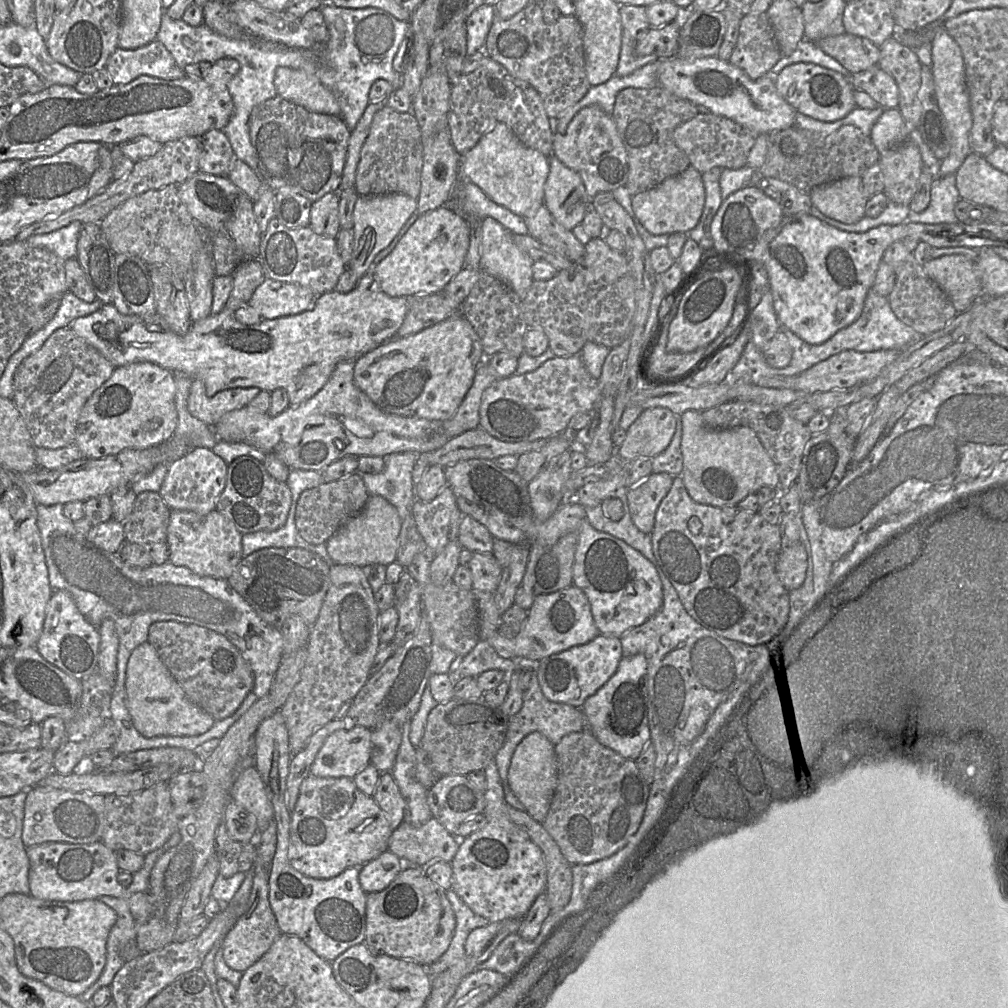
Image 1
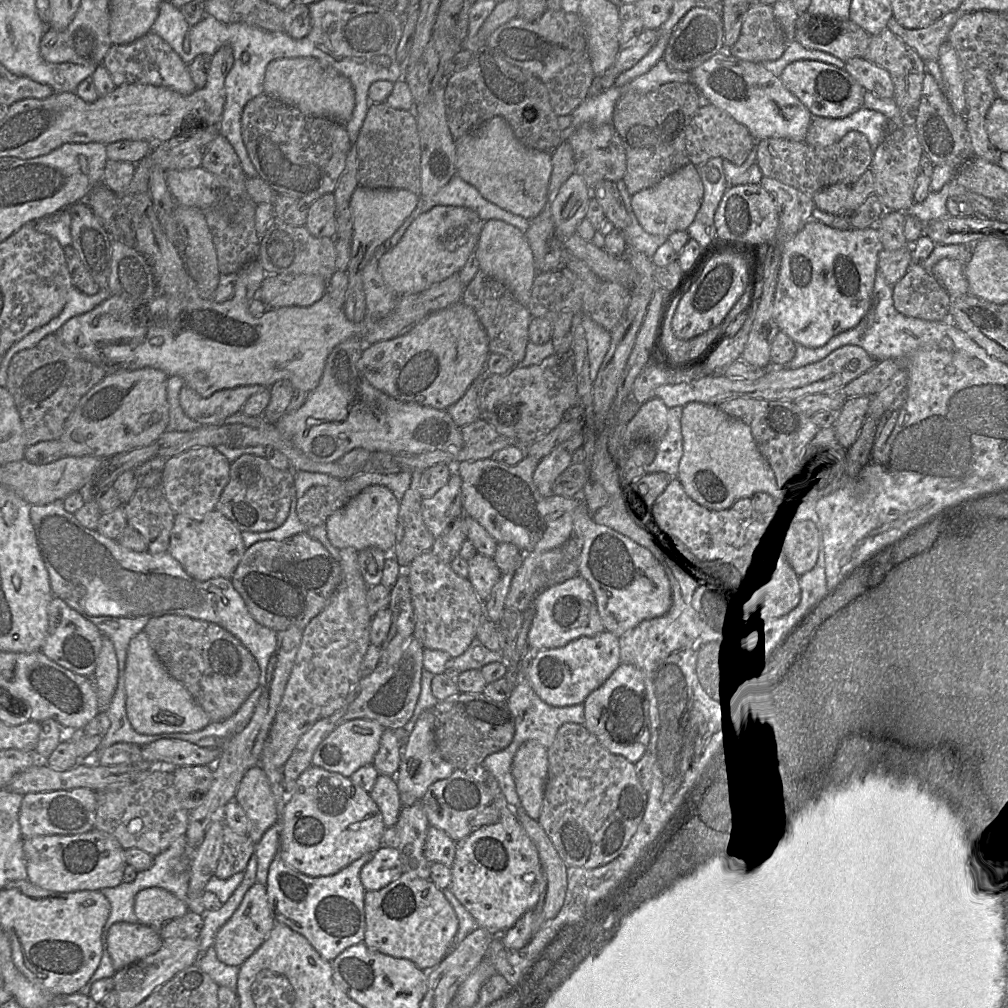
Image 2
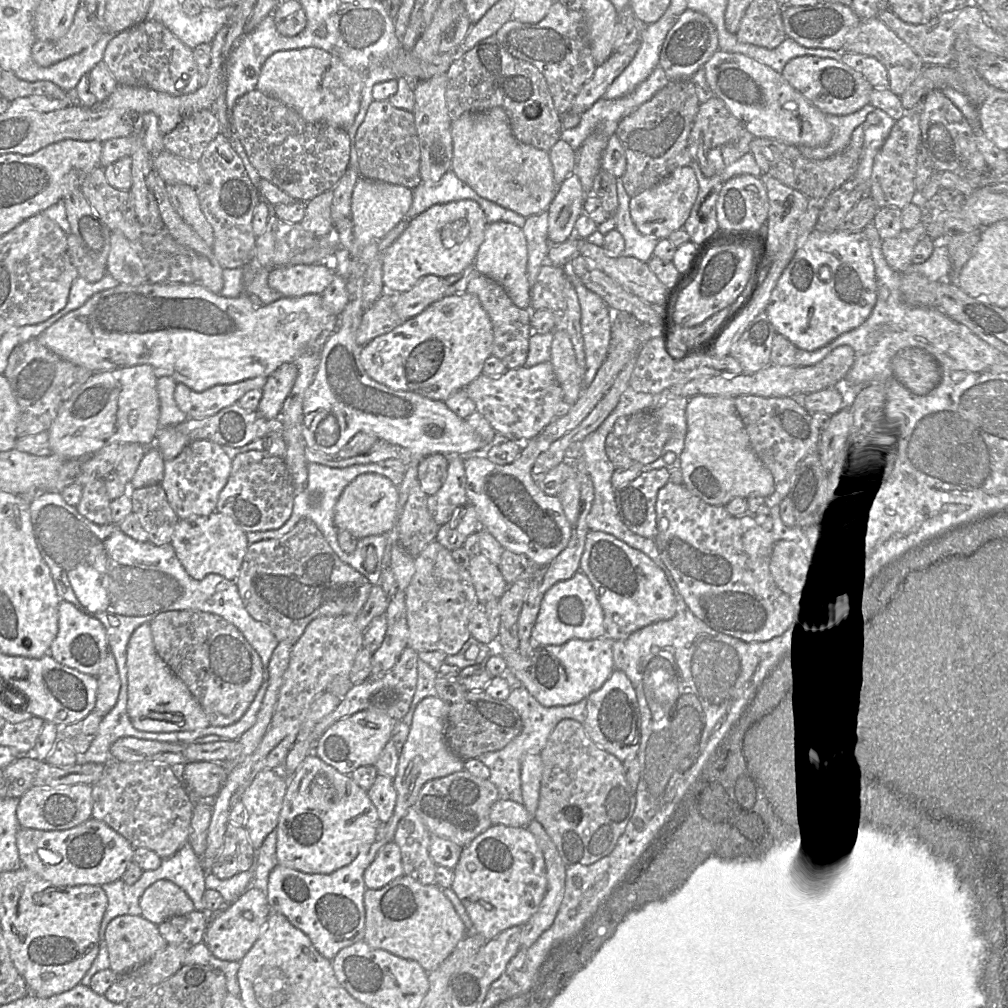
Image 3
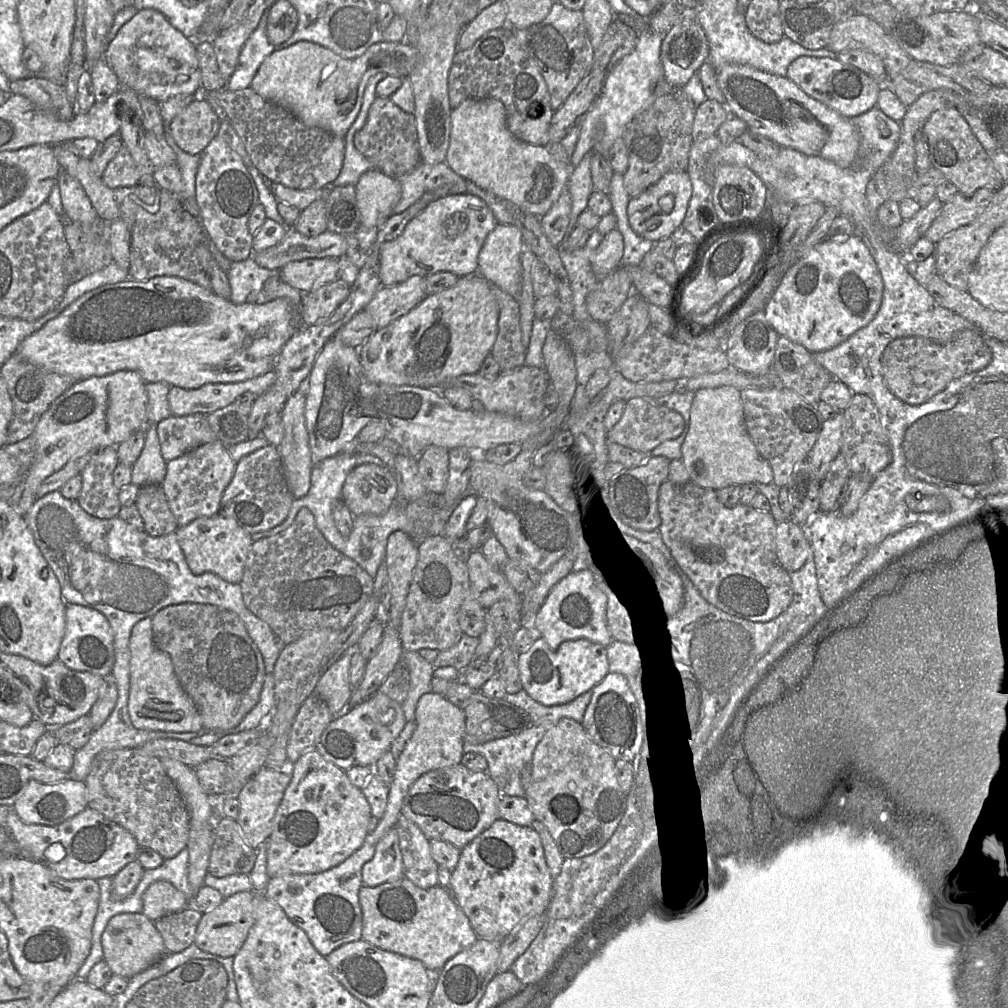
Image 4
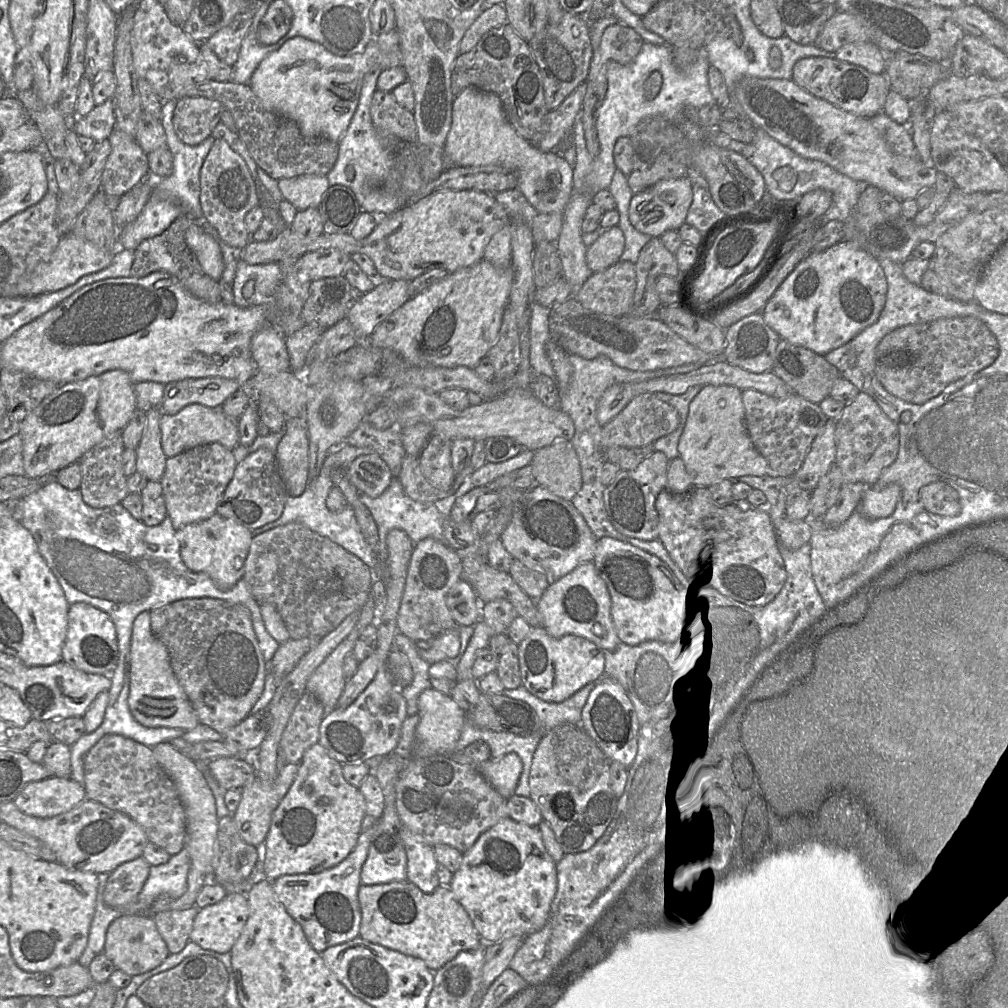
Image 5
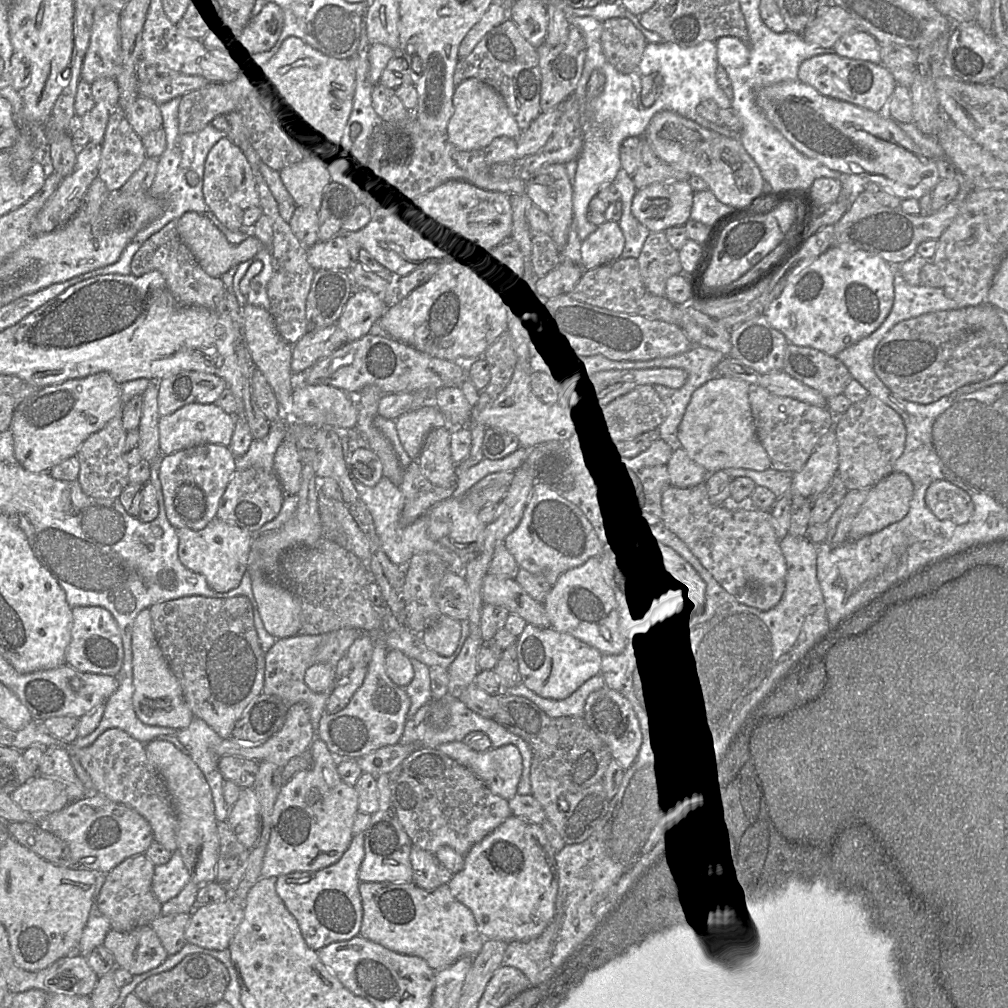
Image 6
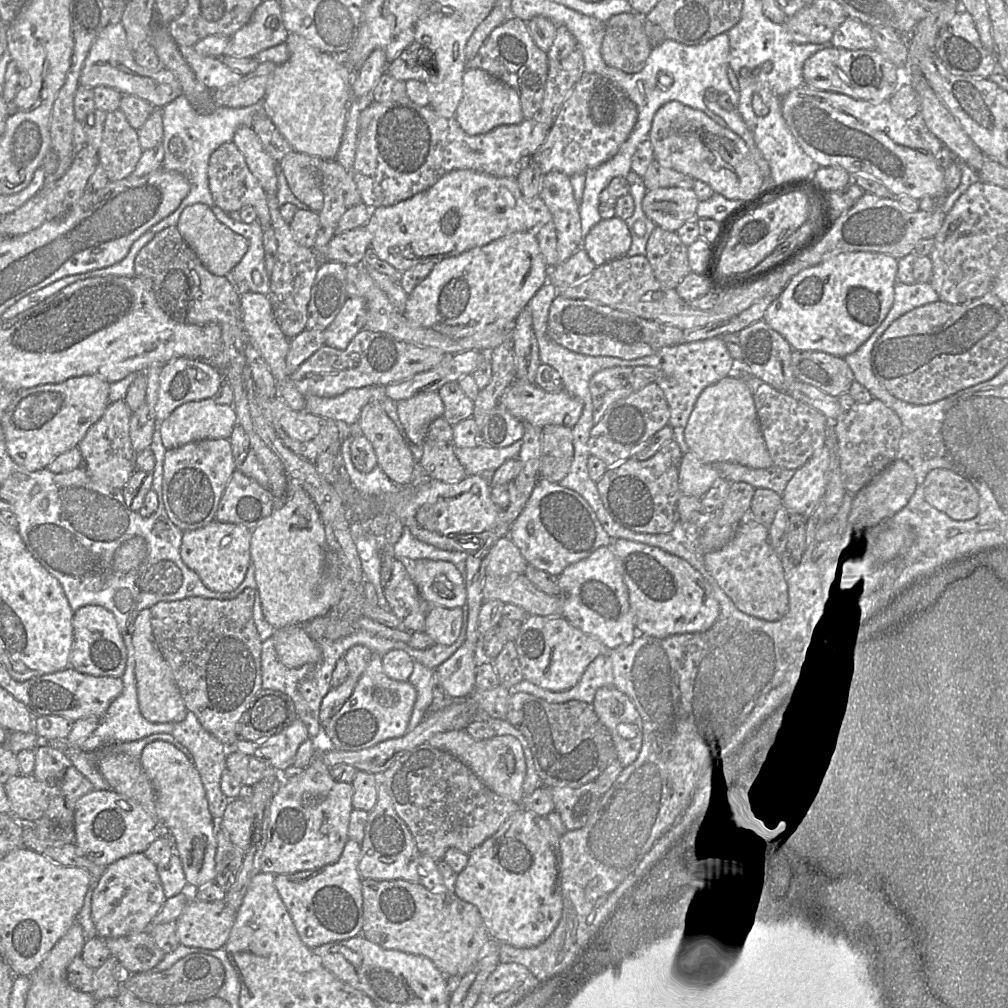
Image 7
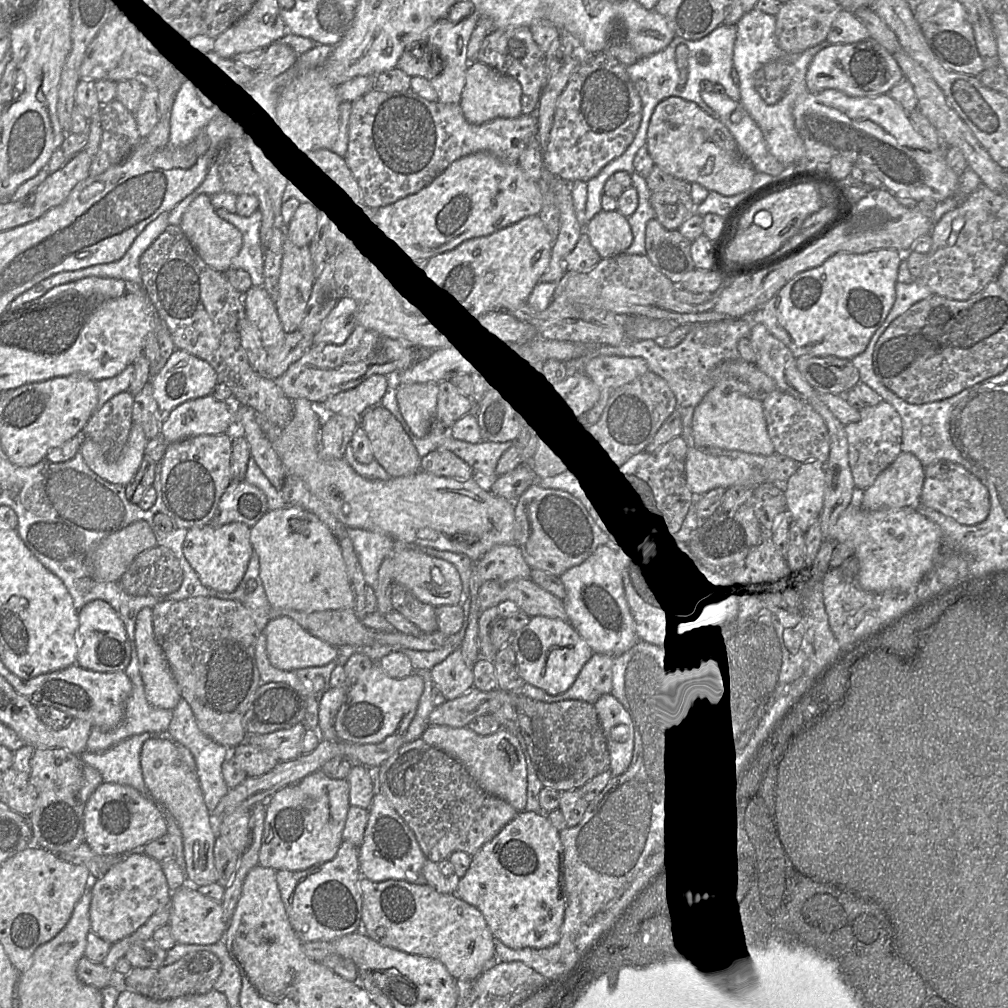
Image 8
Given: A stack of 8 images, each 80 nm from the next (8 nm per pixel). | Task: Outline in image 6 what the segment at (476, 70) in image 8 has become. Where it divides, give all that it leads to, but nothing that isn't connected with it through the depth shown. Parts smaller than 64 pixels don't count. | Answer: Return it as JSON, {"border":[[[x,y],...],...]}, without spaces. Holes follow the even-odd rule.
{"border":[[[469,78],[456,86],[453,97],[454,114],[447,127],[449,141],[457,148],[473,151],[488,146],[495,138],[509,137],[516,139],[521,129],[510,113],[503,97],[491,86]]]}

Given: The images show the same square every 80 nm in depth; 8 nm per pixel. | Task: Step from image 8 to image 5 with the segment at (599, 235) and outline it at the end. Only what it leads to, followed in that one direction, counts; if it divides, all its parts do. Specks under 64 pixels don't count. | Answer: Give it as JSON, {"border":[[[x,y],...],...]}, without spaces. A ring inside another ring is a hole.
{"border":[[[618,225],[603,231],[599,238],[587,248],[586,261],[593,273],[614,265],[623,254],[625,236]]]}

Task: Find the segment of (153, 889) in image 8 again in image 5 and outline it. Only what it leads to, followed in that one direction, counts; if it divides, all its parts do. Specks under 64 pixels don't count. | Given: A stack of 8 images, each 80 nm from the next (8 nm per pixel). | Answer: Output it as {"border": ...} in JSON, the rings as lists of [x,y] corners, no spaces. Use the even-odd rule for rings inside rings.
{"border":[[[142,856],[119,865],[109,873],[103,892],[104,903],[125,914],[125,910],[136,902],[150,868]]]}

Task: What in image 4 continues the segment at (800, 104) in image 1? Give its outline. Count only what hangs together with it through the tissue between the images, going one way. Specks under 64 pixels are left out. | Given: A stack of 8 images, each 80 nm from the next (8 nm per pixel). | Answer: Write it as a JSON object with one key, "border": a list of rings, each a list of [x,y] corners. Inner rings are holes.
{"border":[[[800,56],[790,63],[786,77],[810,97],[848,118],[861,115],[875,107],[883,86],[855,66],[829,57]]]}

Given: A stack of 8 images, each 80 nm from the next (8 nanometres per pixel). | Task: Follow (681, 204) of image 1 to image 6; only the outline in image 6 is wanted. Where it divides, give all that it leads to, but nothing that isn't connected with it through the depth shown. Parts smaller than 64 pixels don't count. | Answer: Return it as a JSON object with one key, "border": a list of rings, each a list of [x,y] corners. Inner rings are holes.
{"border":[[[689,181],[654,183],[637,191],[632,214],[651,232],[684,226],[690,219],[694,194]]]}

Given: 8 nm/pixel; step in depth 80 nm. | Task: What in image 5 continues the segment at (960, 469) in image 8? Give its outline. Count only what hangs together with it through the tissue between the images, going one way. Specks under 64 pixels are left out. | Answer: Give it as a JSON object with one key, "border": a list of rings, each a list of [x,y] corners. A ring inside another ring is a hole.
{"border":[[[942,482],[921,488],[919,501],[927,512],[939,516],[954,516],[961,509],[957,491]]]}

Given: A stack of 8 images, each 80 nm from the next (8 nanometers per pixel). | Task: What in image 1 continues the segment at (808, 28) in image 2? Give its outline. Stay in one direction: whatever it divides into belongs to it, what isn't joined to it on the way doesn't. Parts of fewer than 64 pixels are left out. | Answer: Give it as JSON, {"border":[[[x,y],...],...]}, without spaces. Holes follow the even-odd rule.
{"border":[[[843,33],[822,38],[815,44],[841,63],[850,75],[878,65],[879,47],[867,38]]]}

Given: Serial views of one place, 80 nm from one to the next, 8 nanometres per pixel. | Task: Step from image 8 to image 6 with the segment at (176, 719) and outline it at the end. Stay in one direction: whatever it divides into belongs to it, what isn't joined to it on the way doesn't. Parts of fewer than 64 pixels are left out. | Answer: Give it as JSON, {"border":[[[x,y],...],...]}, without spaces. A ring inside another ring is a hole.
{"border":[[[195,716],[187,728],[177,731],[176,737],[202,771],[211,789],[216,820],[227,821],[231,807],[224,800],[225,779],[218,767],[220,757],[216,754],[216,746],[223,739],[205,721]]]}

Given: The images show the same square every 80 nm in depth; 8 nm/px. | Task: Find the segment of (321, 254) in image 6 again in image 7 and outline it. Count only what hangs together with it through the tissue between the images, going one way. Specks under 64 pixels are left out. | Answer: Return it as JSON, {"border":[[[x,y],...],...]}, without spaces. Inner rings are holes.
{"border":[[[365,225],[335,234],[324,249],[322,260],[336,261],[344,266],[361,264],[371,240],[372,235]]]}

